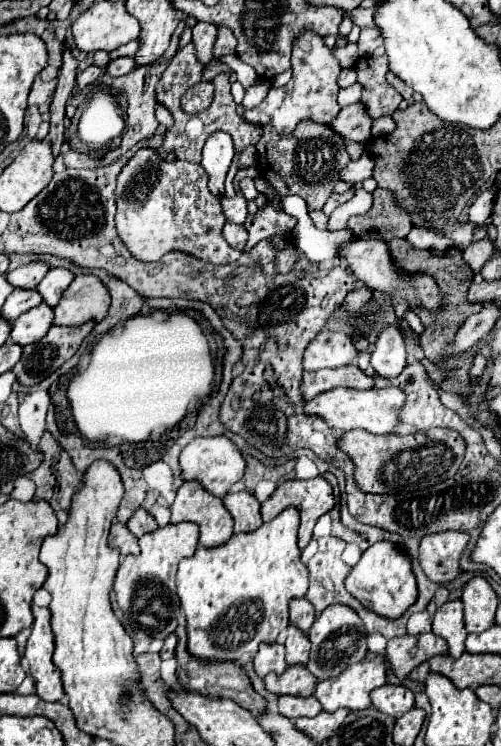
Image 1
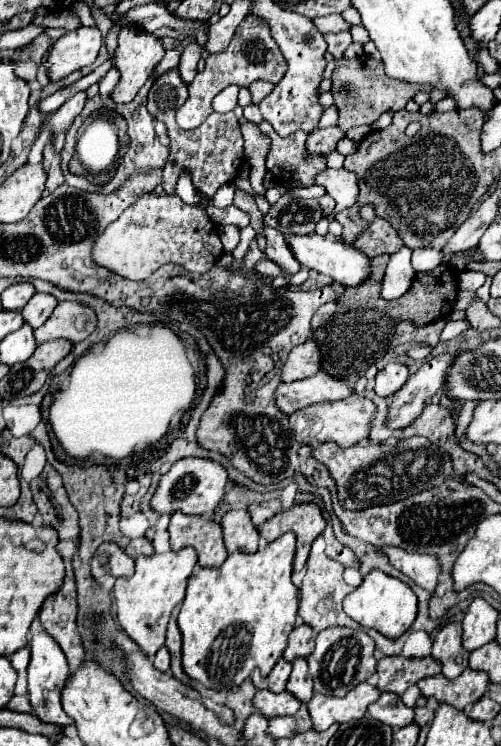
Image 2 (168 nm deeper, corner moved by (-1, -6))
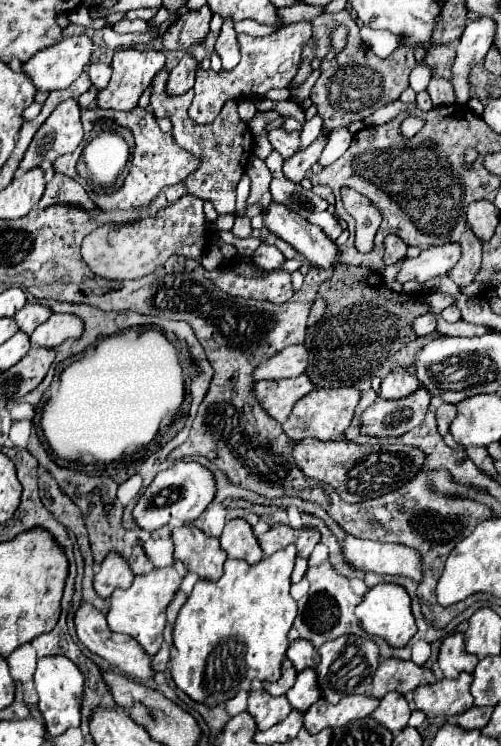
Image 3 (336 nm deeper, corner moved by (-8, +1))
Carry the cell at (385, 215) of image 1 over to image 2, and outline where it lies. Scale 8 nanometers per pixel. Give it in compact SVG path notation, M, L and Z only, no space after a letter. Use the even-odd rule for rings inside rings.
M376 217L354 241L354 247L366 253L368 257L376 257L382 253L396 253L404 247L400 235L396 235L396 229L386 221Z

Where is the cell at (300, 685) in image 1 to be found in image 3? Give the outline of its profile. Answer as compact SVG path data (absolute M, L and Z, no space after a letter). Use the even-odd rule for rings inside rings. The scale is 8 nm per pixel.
M251 690L249 702L247 702L247 712L253 716L257 730L267 730L273 724L285 720L291 712L291 706L285 696L273 698L265 690Z

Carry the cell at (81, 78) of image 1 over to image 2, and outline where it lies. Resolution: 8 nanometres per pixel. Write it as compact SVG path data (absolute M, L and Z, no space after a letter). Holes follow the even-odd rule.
M78 91L74 97L70 97L58 111L54 111L50 117L48 117L48 125L50 125L50 131L54 135L58 135L62 129L68 129L74 121L74 117L82 111L82 107L86 105L86 91Z

